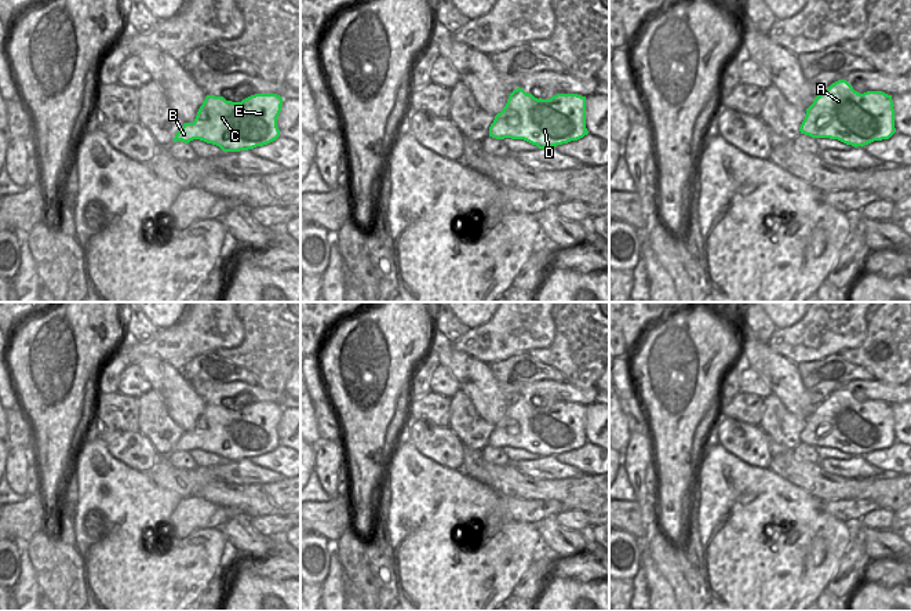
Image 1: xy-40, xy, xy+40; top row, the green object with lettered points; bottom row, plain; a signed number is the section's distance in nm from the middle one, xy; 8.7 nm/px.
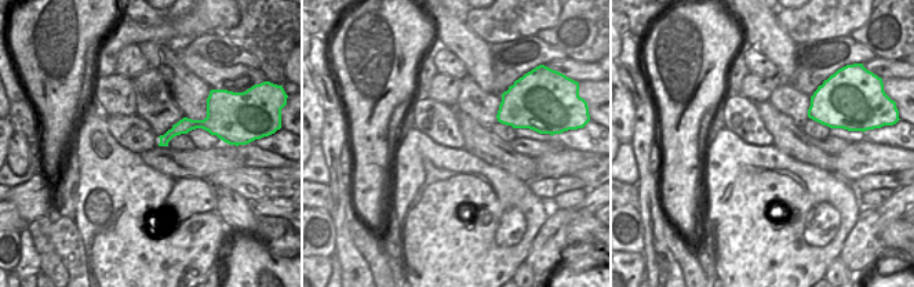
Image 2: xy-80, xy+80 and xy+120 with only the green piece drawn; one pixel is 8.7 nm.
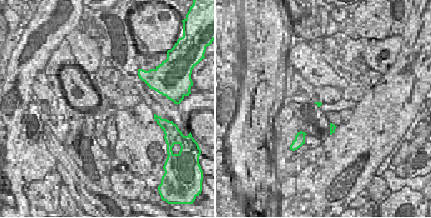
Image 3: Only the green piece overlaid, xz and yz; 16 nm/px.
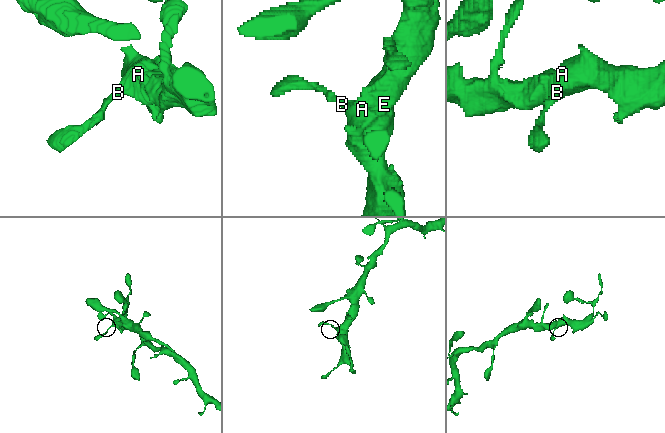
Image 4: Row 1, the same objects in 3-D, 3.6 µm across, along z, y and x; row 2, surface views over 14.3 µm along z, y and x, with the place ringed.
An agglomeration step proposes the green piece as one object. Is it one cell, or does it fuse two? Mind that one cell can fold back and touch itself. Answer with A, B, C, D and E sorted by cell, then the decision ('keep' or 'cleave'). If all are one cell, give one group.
groups A B C D E; keep

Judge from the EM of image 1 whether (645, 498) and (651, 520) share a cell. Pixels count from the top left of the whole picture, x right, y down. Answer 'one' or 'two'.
one

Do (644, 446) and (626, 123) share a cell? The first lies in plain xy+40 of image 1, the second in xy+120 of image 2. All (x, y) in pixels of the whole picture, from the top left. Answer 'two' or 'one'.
two

